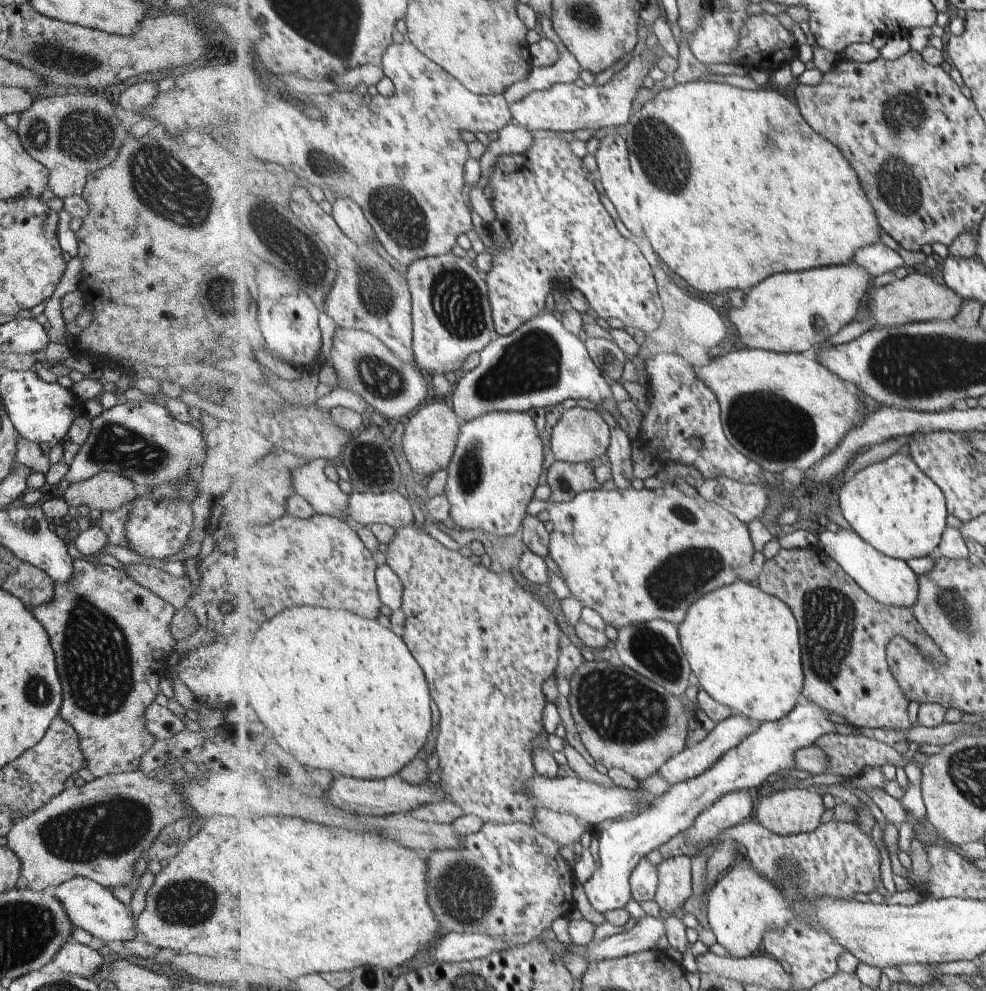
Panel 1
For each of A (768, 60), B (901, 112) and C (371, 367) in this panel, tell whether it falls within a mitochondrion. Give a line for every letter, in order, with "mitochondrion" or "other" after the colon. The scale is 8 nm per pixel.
A: other
B: mitochondrion
C: mitochondrion

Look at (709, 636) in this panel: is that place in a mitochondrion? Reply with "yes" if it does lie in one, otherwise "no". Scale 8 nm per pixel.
no

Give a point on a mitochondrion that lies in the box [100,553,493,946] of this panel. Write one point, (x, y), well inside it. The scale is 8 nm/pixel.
(191, 902)

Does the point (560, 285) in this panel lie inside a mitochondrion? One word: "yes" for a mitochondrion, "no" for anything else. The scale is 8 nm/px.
no

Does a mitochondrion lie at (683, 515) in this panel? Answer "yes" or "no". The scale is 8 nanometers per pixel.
yes

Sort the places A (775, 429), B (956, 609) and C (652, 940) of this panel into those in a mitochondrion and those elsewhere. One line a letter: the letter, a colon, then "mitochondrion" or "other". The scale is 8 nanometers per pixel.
A: mitochondrion
B: mitochondrion
C: other

